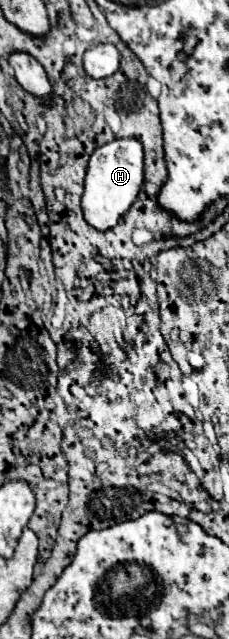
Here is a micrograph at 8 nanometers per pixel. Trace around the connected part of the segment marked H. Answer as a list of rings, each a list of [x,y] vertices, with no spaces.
[[[118,138],[94,150],[88,162],[86,178],[84,178],[84,194],[82,194],[82,212],[84,220],[106,232],[118,224],[118,218],[134,204],[144,182],[144,150],[136,138]]]

